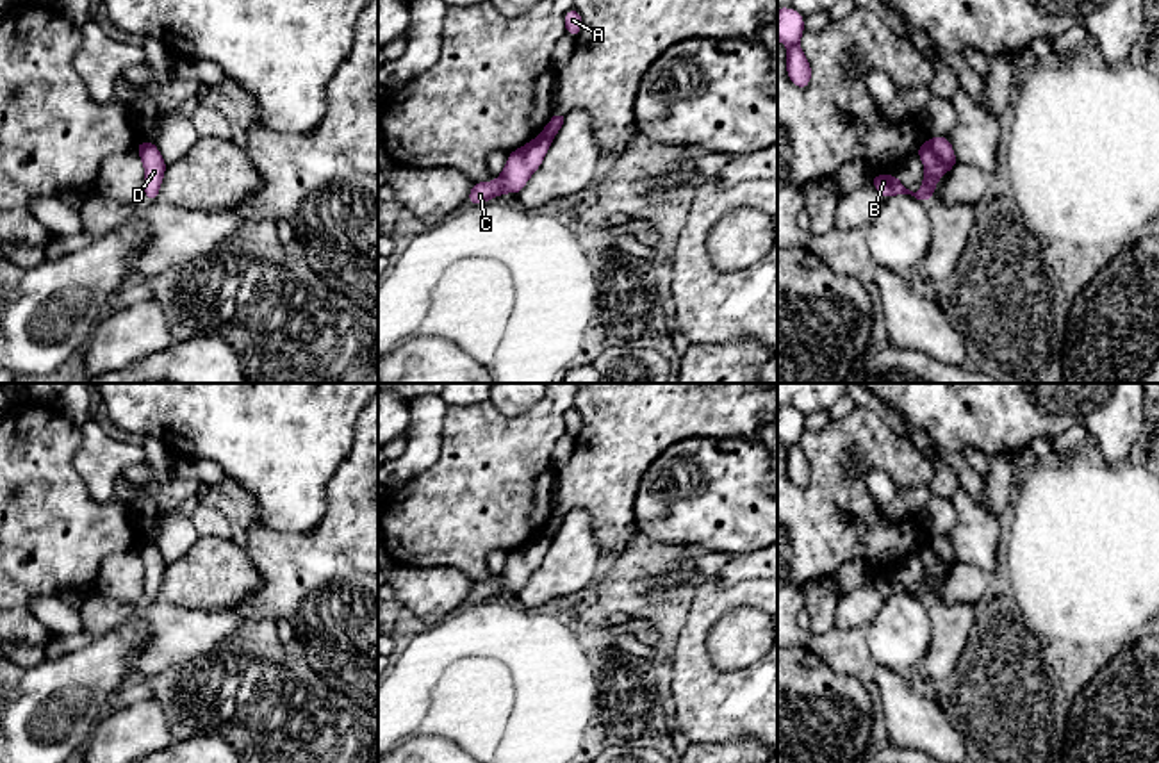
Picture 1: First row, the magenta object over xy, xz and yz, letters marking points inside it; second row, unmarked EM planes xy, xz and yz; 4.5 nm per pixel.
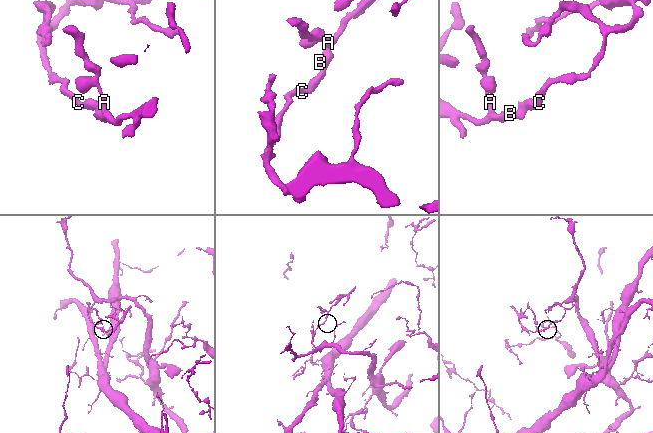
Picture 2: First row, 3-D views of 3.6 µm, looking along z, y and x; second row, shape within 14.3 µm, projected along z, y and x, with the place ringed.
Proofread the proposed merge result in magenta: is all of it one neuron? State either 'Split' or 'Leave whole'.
Split

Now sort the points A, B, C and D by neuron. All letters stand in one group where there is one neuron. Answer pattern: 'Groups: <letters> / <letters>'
Groups: A B D / C

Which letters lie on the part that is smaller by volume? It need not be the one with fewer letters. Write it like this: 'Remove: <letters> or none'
Remove: A, B, D

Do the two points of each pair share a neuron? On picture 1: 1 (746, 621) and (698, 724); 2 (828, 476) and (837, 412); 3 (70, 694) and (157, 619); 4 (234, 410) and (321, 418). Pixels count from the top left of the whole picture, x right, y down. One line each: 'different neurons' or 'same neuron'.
1: different neurons
2: different neurons
3: different neurons
4: same neuron

